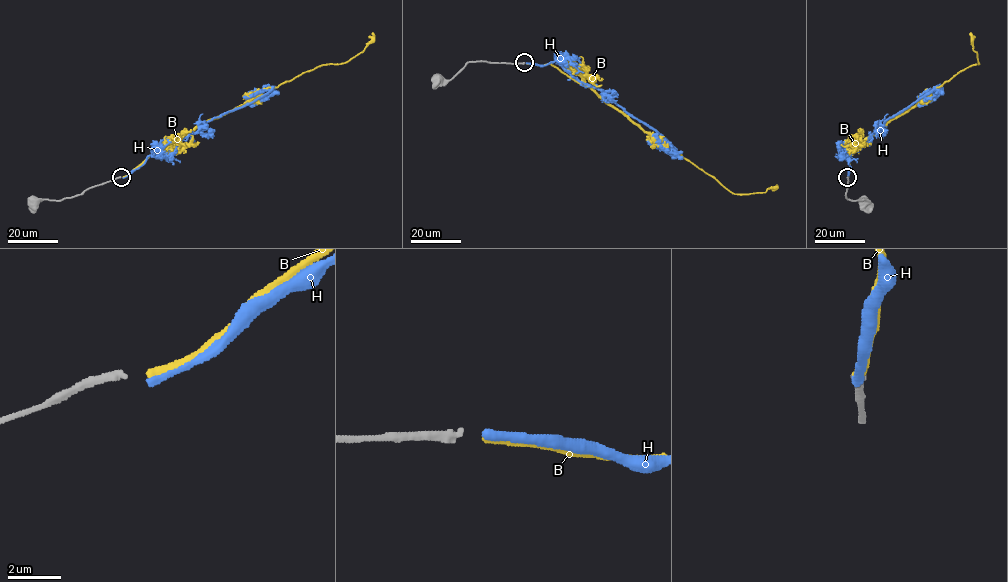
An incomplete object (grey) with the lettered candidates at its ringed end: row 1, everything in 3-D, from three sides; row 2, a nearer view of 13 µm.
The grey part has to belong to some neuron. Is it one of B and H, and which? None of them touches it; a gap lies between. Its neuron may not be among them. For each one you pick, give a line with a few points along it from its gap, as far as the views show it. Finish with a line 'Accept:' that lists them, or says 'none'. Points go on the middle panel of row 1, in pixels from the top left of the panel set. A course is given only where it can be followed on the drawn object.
B: Its course: (526, 63), (551, 64), (589, 86), (665, 147), (676, 150), (735, 194), (765, 192), (776, 186)
Accept: B

